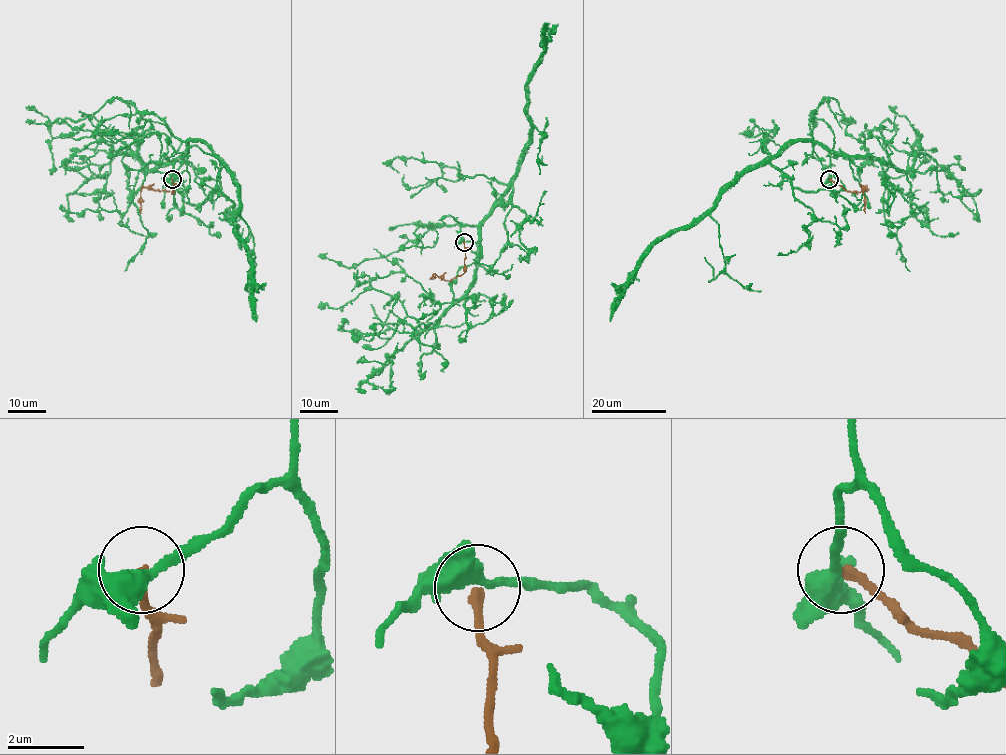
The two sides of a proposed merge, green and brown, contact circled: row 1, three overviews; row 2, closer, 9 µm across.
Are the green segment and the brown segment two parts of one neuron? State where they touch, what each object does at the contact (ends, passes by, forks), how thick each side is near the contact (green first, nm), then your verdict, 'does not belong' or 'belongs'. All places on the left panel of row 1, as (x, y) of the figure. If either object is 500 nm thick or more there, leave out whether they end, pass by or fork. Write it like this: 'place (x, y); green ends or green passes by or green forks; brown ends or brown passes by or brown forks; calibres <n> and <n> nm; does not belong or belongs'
place (172, 179); green passes by; brown ends; calibres 420 and 240 nm; does not belong

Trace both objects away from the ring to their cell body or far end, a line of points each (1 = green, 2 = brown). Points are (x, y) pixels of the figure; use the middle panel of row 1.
1: (464, 241), (479, 243), (482, 222), (507, 188), (518, 157), (531, 141), (528, 75), (544, 54), (548, 23)
2: (464, 241), (464, 272), (449, 281), (435, 275), (433, 278)

